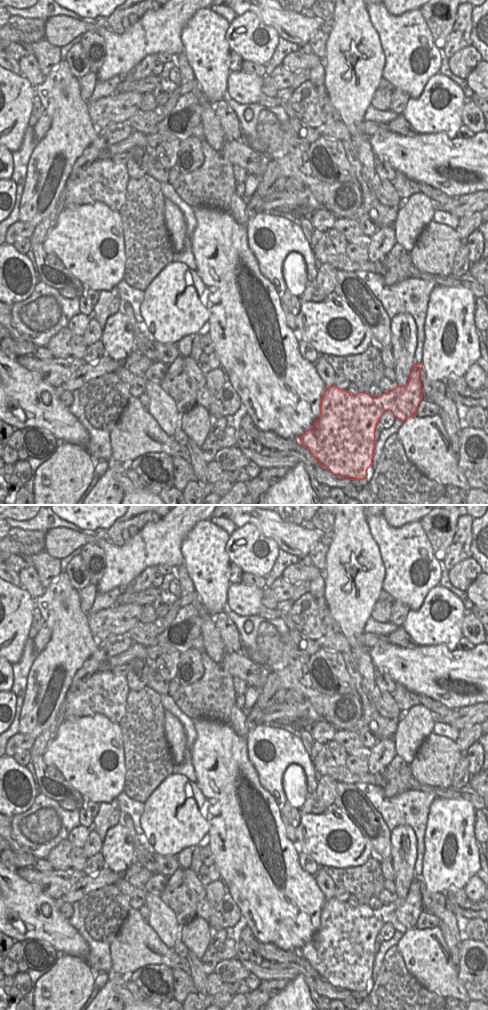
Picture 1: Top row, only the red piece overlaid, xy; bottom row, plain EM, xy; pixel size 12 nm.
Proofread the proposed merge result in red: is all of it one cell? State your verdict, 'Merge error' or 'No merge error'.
No merge error

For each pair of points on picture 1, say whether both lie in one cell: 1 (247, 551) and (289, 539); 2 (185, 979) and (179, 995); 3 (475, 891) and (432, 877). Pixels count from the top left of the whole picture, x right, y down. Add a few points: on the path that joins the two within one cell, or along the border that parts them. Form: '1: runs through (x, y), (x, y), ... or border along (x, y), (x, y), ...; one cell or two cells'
1: border along (257, 529), (264, 536), (273, 539), (280, 548); two cells
2: runs through (182, 983), (180, 991); one cell
3: border along (475, 874), (464, 887); two cells

